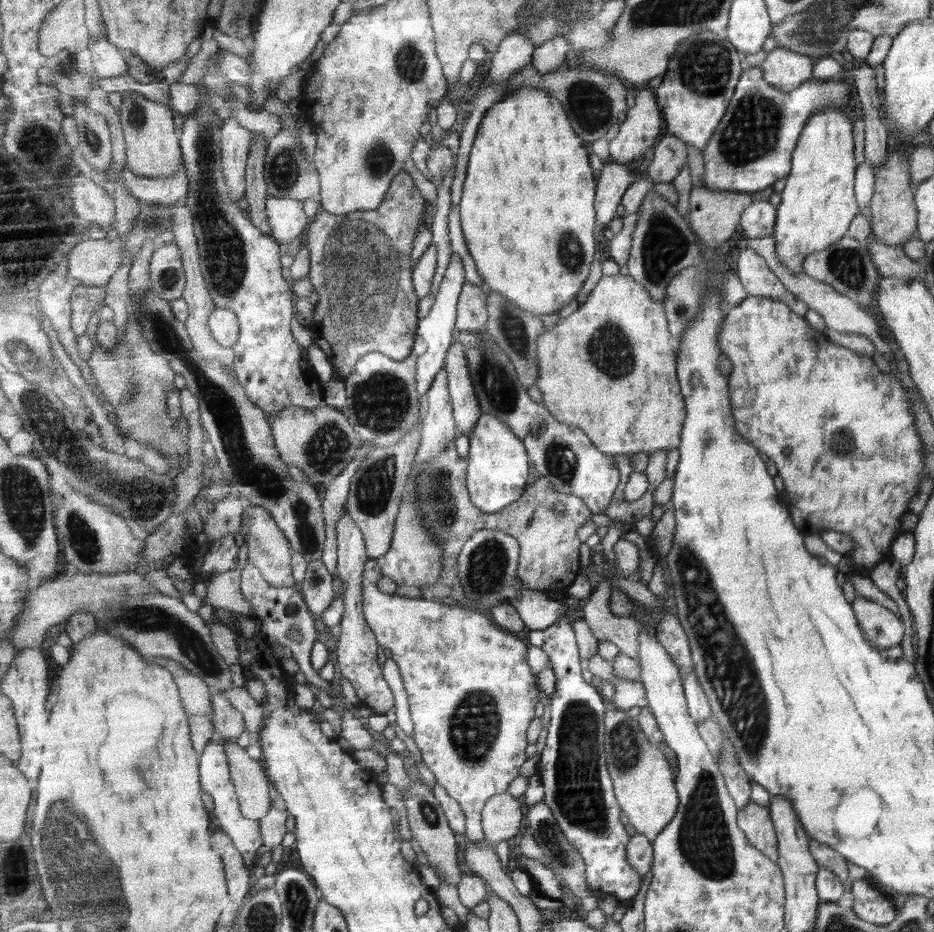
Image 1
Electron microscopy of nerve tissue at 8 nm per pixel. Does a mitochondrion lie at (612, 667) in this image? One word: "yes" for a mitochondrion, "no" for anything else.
no

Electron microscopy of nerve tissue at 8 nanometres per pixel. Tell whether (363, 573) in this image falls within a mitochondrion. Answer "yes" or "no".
no

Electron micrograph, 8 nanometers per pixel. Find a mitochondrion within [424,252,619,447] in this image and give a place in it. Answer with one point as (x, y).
(496, 386)

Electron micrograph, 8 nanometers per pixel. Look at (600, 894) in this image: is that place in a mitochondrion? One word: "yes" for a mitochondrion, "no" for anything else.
no

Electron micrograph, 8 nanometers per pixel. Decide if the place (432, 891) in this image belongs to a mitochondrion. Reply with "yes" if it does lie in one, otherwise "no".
no

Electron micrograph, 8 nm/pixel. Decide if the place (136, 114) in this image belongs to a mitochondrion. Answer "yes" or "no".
yes

